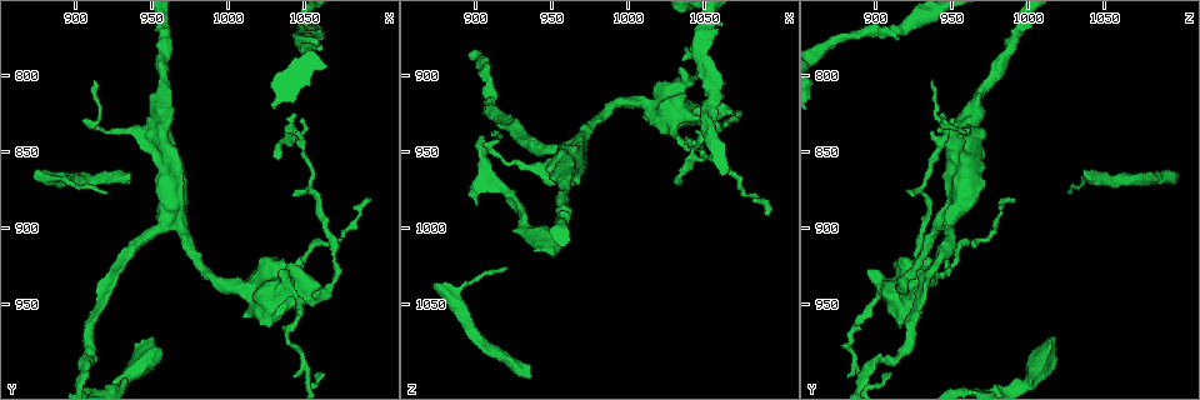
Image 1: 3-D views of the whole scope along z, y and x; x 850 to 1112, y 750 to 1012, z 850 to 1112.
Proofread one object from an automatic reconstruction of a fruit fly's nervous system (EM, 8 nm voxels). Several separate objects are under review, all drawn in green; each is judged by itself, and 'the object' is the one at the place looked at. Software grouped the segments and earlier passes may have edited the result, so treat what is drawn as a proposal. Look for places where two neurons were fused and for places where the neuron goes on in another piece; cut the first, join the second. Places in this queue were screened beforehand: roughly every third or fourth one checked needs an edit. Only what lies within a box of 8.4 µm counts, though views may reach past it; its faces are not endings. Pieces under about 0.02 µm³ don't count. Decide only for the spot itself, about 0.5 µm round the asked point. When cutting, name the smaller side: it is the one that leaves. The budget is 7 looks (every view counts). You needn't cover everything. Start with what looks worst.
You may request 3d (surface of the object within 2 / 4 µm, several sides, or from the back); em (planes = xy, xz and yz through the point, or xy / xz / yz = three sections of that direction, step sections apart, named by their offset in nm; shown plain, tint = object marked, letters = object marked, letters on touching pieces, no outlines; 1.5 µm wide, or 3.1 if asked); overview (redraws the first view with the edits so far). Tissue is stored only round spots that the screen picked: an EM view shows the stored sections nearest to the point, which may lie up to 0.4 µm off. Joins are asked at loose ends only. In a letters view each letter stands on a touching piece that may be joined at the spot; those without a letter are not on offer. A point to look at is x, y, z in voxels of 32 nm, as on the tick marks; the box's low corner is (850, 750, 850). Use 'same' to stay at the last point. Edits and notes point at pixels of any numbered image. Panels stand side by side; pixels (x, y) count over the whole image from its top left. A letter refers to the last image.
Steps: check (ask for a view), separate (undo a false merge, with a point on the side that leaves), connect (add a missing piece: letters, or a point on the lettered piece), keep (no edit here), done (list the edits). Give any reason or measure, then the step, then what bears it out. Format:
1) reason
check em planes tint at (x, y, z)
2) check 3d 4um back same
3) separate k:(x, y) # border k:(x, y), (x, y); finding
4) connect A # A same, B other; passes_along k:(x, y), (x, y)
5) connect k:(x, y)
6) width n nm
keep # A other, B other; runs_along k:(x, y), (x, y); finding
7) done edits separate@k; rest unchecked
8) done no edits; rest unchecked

branch stops here
check 3d 4um at (872, 860, 1038)

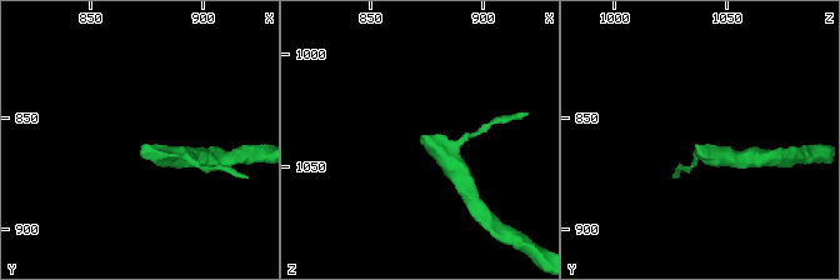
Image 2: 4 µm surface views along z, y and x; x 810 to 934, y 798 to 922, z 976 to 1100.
check em planes plain at (874, 862, 1036)

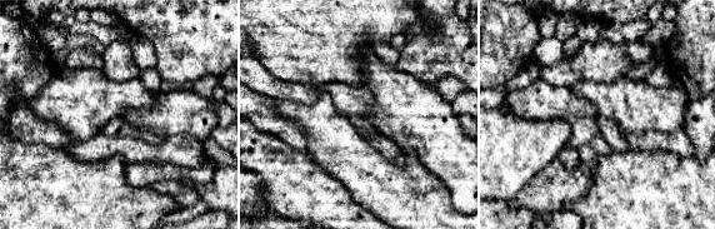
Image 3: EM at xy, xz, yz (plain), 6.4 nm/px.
check em planes letters same

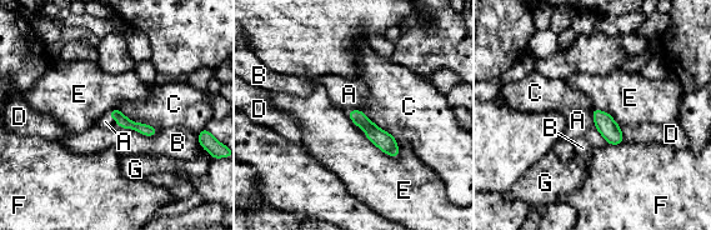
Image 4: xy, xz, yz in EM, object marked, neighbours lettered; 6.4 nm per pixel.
longest_contact E 460 nm
connect A # A same, B other, C other, D other, E other, F other, G other; the neuron continues

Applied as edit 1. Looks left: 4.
redraw
check overview

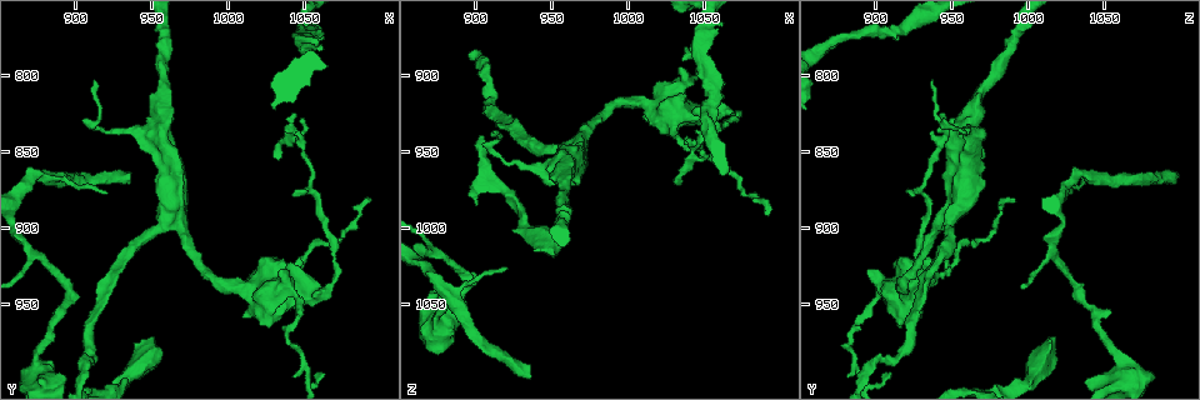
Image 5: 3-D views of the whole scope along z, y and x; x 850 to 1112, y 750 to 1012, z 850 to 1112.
check em xz step 8 letters at (1042, 826, 944)

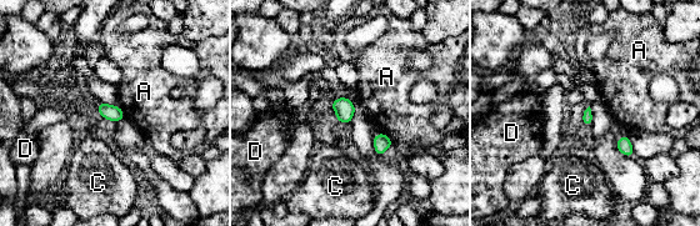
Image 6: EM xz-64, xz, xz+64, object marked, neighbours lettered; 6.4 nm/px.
check em planes letters same

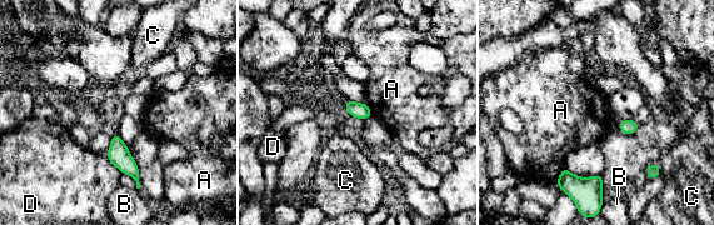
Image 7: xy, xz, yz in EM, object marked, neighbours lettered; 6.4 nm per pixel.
keep # A other, B other, C other, D other; border 7:(564, 166), (555, 181); no lettered piece goes on from it

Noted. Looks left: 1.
done edits connect@4; rest unchecked

